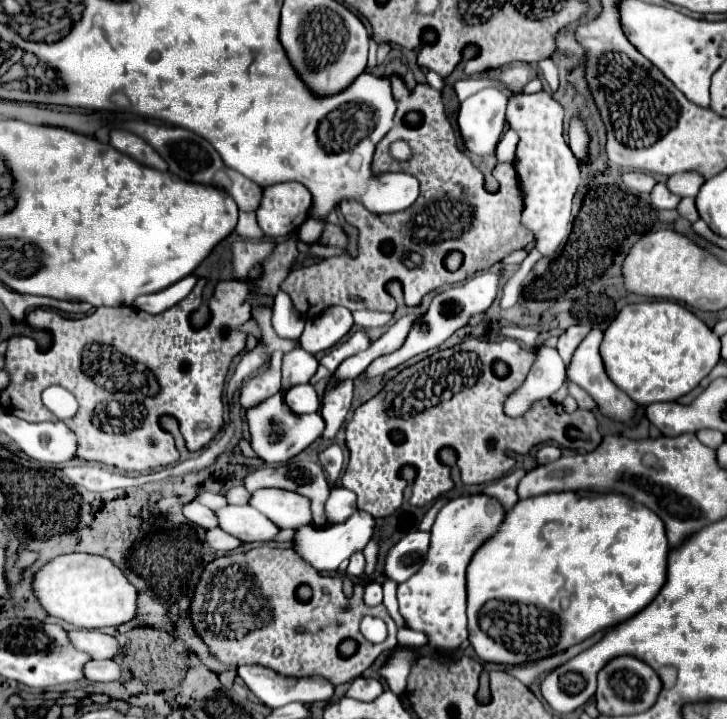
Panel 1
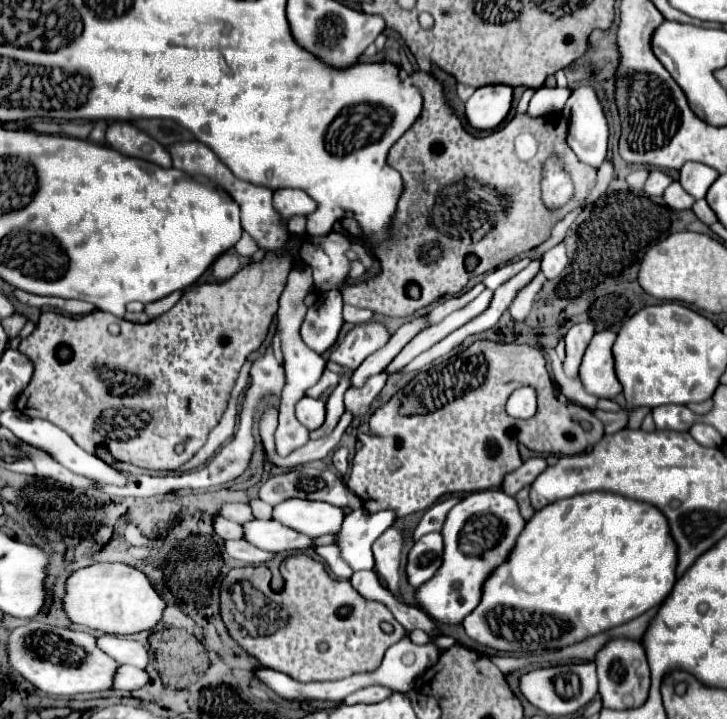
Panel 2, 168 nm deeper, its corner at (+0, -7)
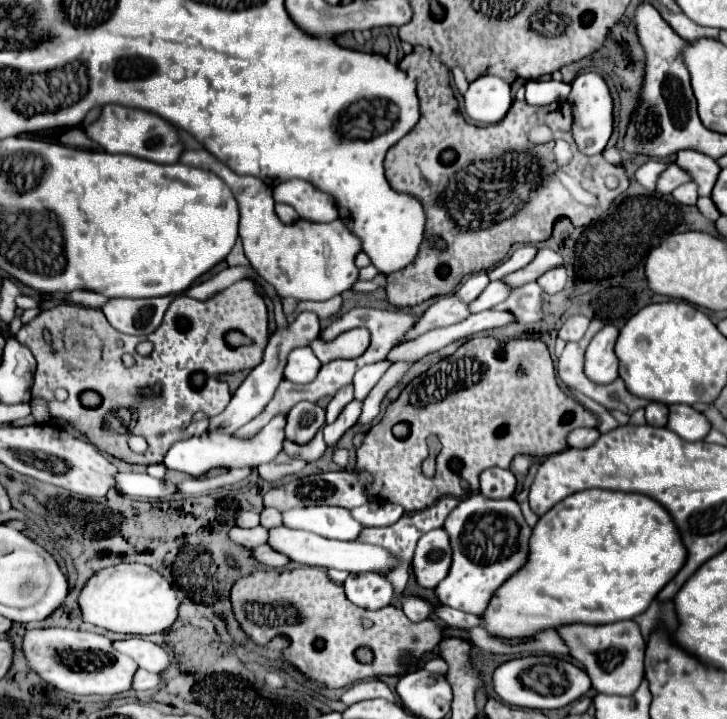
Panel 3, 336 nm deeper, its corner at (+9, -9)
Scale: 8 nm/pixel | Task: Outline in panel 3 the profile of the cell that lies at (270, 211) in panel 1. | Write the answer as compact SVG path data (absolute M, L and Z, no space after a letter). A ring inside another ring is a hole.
M288 180L278 184L274 188L274 200L294 206L304 220L332 222L338 218L332 198L304 180Z

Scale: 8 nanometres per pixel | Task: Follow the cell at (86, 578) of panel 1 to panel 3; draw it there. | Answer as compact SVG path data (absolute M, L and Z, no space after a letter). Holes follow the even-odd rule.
M118 564L118 566L108 566L98 572L94 572L92 578L86 580L86 584L80 590L78 596L78 606L82 610L82 622L94 624L98 628L110 630L110 632L120 632L120 634L158 634L164 632L166 628L172 626L176 620L176 610L180 606L178 594L172 588L168 580L164 580L156 570L144 564Z

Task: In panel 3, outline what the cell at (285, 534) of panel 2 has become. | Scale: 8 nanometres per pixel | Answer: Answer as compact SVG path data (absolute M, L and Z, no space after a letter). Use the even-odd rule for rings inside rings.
M276 526L268 530L268 542L272 550L288 556L292 562L298 564L308 564L308 566L322 566L322 568L338 568L346 570L350 574L360 574L360 572L386 572L392 570L398 562L384 550L376 548L370 544L358 544L358 542L338 542L338 540L328 540L304 530L292 530L286 526Z

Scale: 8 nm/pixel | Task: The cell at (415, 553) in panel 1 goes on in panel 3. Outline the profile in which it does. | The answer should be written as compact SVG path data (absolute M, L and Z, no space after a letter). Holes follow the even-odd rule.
M444 528L430 530L426 532L416 546L414 560L412 560L412 570L416 576L416 582L422 588L434 588L450 568L450 544L448 544L448 534Z

